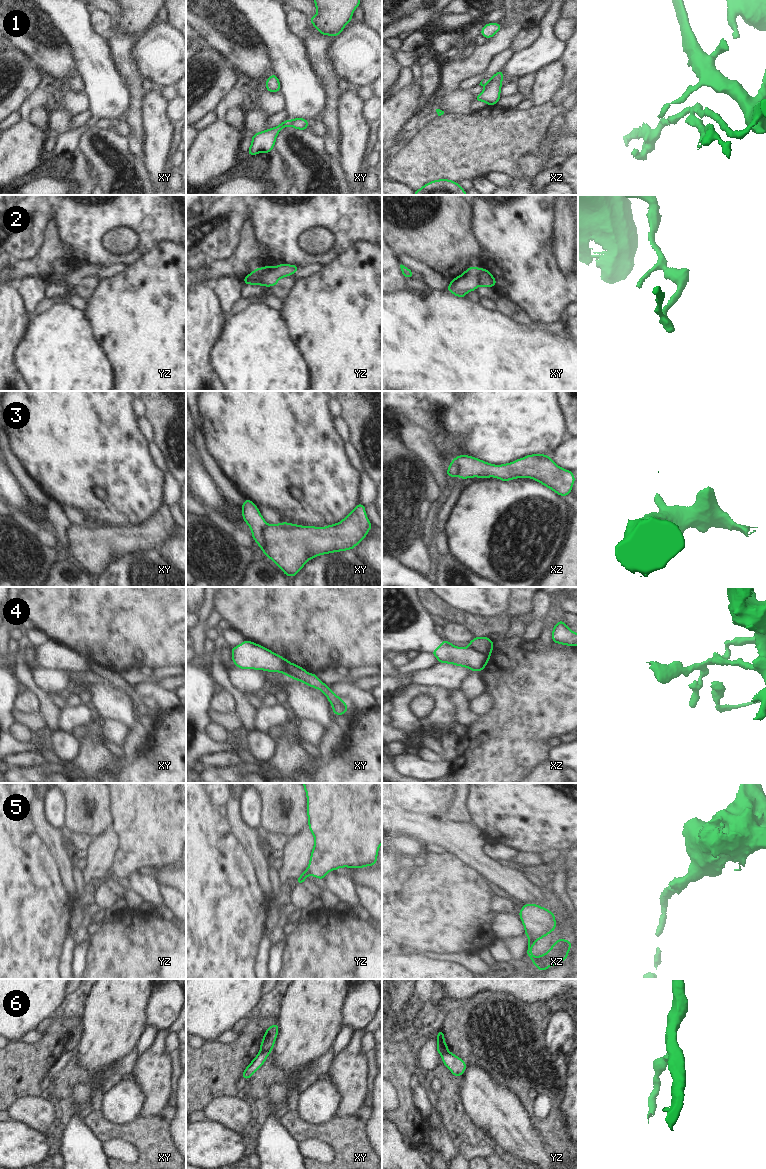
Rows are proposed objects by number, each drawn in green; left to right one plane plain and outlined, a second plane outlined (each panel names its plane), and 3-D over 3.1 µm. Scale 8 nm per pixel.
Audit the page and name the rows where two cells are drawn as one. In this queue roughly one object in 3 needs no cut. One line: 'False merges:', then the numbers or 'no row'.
False merges: 1, 2, 3, 4, 6

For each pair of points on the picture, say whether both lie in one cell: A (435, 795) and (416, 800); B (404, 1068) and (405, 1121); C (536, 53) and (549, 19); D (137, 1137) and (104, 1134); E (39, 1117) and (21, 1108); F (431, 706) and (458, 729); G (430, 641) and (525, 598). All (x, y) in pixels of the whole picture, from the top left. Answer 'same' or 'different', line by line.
A: same
B: same
C: same
D: same
E: same
F: different
G: different

